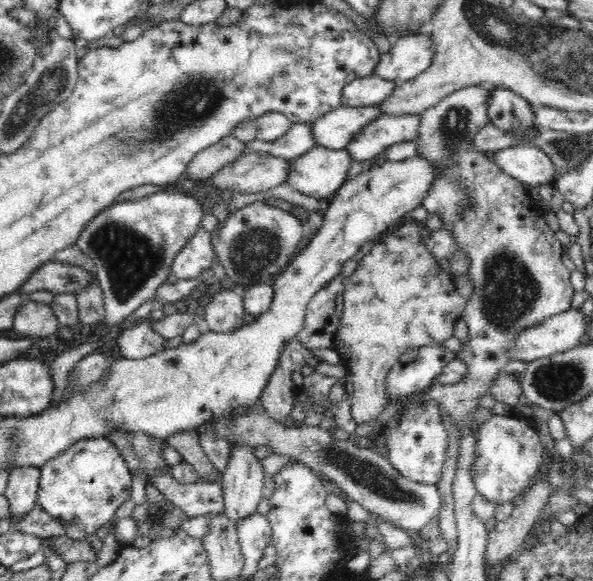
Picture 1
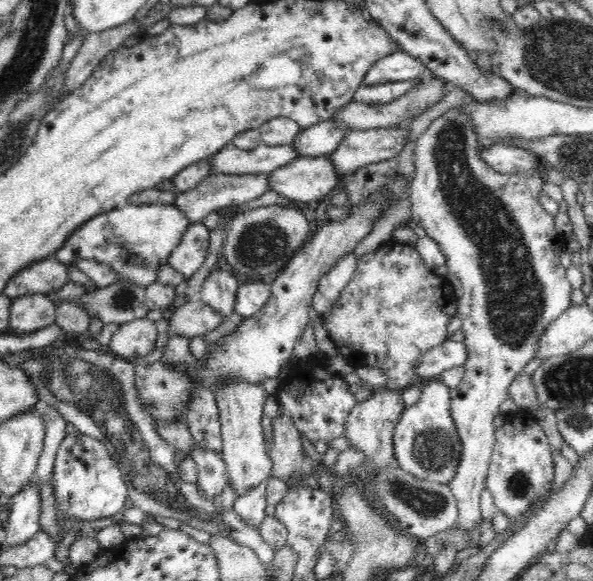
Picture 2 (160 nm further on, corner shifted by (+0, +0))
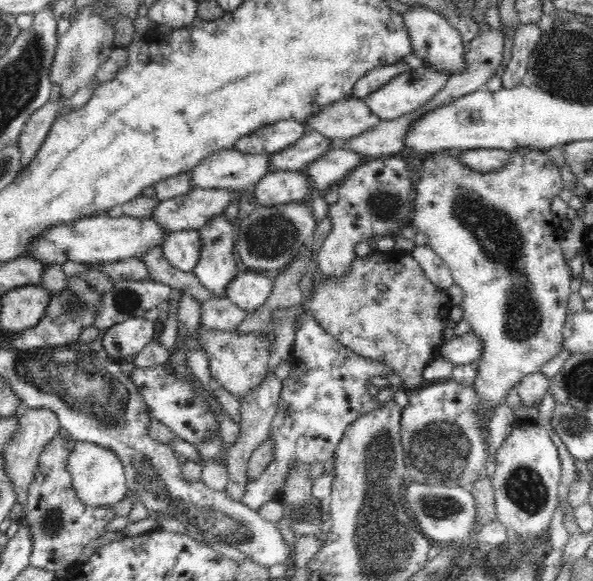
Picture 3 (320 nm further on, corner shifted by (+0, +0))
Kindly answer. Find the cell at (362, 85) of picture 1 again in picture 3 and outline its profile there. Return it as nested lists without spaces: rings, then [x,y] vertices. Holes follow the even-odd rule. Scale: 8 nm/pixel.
[[[419,64],[415,65],[416,69],[410,68],[407,71],[398,73],[398,76],[374,90],[372,94],[368,94],[366,98],[362,98],[367,107],[376,116],[379,116],[380,120],[394,120],[394,118],[412,114],[412,112],[426,106],[446,86],[446,82],[451,77],[450,71],[430,66],[422,68]]]

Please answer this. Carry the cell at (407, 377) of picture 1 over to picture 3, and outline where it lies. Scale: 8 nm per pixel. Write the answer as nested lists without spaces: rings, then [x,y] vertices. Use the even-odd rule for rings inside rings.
[[[470,330],[462,336],[447,338],[438,356],[455,366],[480,361],[483,356],[482,337],[478,337]]]

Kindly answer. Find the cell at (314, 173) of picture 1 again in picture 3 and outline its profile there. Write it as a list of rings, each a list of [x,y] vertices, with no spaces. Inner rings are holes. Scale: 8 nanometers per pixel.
[[[304,170],[268,172],[255,184],[253,195],[257,206],[269,207],[312,197],[311,182]]]

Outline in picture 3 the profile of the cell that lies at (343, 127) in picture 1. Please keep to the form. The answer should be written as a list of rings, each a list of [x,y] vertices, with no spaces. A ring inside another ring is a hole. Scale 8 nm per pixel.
[[[321,132],[306,133],[296,144],[269,154],[269,172],[278,170],[305,170],[315,160],[318,160],[331,146],[332,138],[322,136]]]

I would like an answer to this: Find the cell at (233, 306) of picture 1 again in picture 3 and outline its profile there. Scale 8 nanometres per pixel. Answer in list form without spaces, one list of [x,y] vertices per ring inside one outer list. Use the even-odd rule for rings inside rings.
[[[224,213],[217,214],[199,229],[202,239],[200,260],[193,273],[218,298],[226,296],[230,281],[238,275],[240,265],[234,260],[235,224]]]

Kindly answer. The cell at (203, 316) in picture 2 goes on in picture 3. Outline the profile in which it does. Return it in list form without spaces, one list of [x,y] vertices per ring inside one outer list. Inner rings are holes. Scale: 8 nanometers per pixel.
[[[225,297],[208,300],[202,304],[202,320],[200,320],[199,328],[234,332],[242,324],[242,320],[255,314],[255,312],[251,314],[241,310]]]

